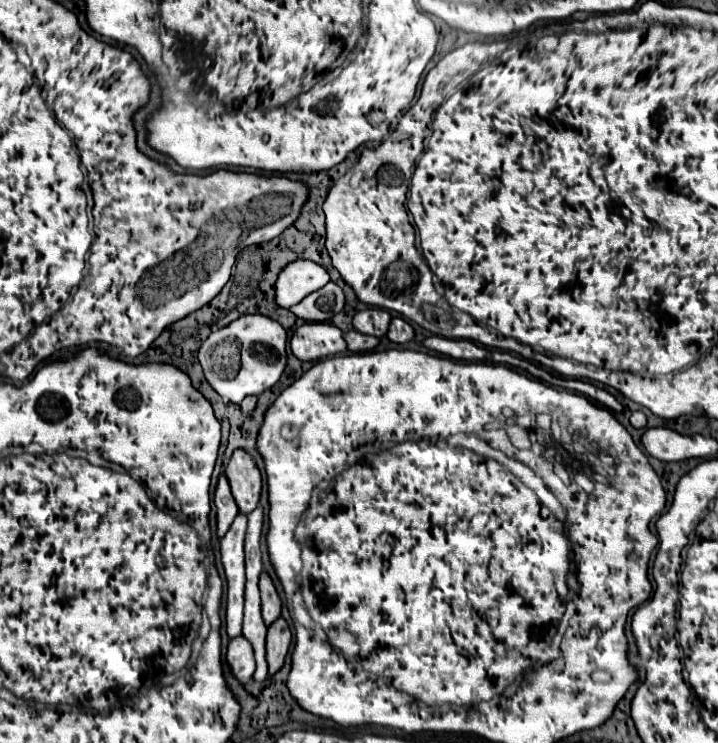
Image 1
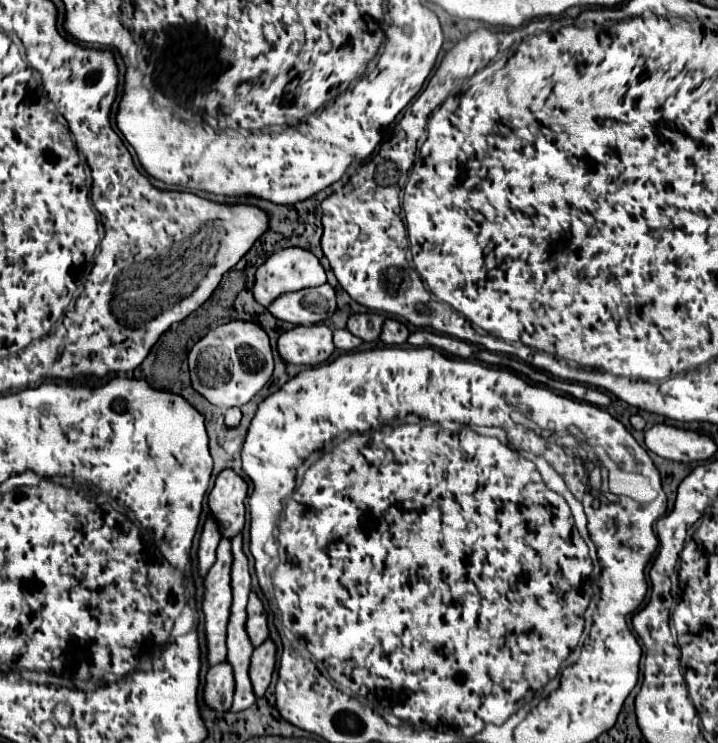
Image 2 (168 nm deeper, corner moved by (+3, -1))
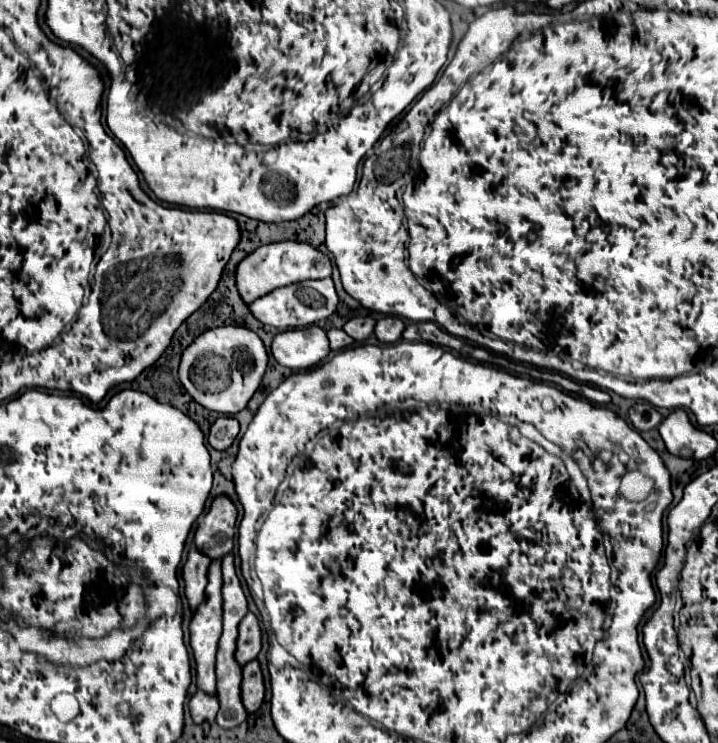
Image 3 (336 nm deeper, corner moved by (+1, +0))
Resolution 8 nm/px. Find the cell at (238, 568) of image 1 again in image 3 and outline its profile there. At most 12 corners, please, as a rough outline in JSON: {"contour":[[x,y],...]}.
{"contour":[[222,559],[208,569],[190,623],[196,683],[216,691],[222,635]]}

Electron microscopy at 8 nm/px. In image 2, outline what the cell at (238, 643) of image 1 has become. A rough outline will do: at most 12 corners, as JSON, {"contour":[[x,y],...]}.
{"contour":[[228,662],[206,674],[204,702],[216,712],[232,706],[234,676]]}

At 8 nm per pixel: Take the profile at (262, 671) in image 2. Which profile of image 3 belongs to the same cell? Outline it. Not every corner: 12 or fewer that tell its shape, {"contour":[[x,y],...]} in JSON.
{"contour":[[260,661],[244,665],[242,701],[248,713],[260,709],[264,677]]}

